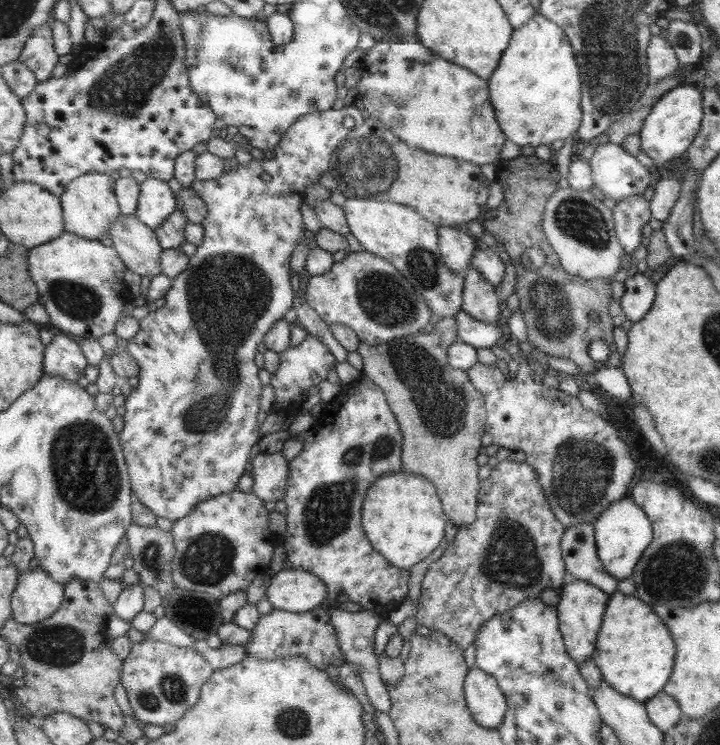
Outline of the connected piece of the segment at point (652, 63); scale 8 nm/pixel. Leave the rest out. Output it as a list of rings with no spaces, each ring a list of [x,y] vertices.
[[[652,35],[646,51],[649,80],[662,80],[677,71],[679,60],[668,40]]]

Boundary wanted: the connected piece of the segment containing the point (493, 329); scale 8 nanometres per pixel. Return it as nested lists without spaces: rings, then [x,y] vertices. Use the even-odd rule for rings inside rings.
[[[465,309],[457,315],[457,318],[461,340],[472,344],[475,348],[494,348],[504,338],[504,328],[500,328],[500,324],[482,322],[482,320],[478,320],[478,318],[474,318],[472,314],[466,312]]]

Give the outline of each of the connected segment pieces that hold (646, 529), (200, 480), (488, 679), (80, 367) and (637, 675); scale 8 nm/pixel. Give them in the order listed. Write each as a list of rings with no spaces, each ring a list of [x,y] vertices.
[[[629,496],[610,504],[600,513],[595,526],[595,543],[597,555],[604,569],[619,581],[631,578],[642,553],[651,543],[653,528],[646,513]]]
[[[357,105],[342,106],[327,111],[311,112],[302,116],[296,121],[294,126],[289,128],[280,146],[275,148],[275,157],[263,159],[253,159],[247,166],[234,163],[231,171],[224,173],[220,178],[212,180],[198,179],[193,188],[208,203],[210,212],[204,226],[206,227],[206,240],[198,247],[197,253],[191,258],[192,262],[180,276],[174,281],[173,288],[163,307],[156,312],[151,312],[147,318],[141,320],[141,330],[138,336],[132,340],[127,340],[127,351],[130,352],[138,364],[141,373],[140,383],[132,389],[130,396],[126,399],[127,412],[125,418],[125,428],[120,433],[122,444],[129,463],[130,474],[133,478],[133,487],[136,492],[136,499],[149,506],[159,517],[168,518],[176,522],[185,519],[197,510],[197,506],[206,500],[222,494],[228,494],[239,488],[242,477],[247,473],[252,458],[254,446],[259,444],[263,438],[262,424],[260,424],[260,412],[262,412],[262,390],[264,383],[261,379],[261,369],[256,362],[258,354],[258,344],[265,342],[266,336],[274,329],[276,324],[285,320],[288,310],[294,308],[296,303],[296,292],[292,286],[291,265],[293,254],[298,245],[306,240],[306,224],[302,216],[302,204],[305,203],[306,190],[312,184],[321,182],[321,178],[333,166],[333,156],[341,144],[350,136],[353,129],[364,126],[364,114]]]
[[[479,666],[471,669],[465,686],[474,718],[486,728],[499,728],[509,711],[509,697],[498,679]]]
[[[61,334],[48,345],[46,352],[46,375],[62,376],[68,380],[80,380],[86,376],[90,362],[82,352],[75,336]]]
[[[615,590],[609,597],[607,607],[597,634],[596,648],[591,659],[597,664],[603,680],[614,690],[642,703],[663,691],[674,666],[675,644],[666,624],[653,611],[653,607],[642,602],[635,594],[626,595]]]

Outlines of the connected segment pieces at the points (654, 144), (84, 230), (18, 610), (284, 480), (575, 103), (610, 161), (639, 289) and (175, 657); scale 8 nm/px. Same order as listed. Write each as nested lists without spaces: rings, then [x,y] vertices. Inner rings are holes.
[[[678,86],[654,103],[650,114],[639,130],[641,150],[652,158],[655,165],[670,163],[673,158],[684,157],[701,127],[703,95],[699,86]]]
[[[91,172],[74,179],[69,190],[61,196],[65,207],[65,225],[68,231],[86,237],[90,240],[98,240],[100,236],[113,230],[114,223],[123,214],[121,204],[117,195],[117,180],[110,174]]]
[[[40,566],[21,574],[21,582],[13,596],[13,618],[22,624],[36,624],[54,616],[65,603],[66,585],[54,580],[48,571]]]
[[[282,451],[271,455],[260,453],[252,465],[256,479],[253,492],[265,501],[285,501],[289,490],[292,464]]]
[[[537,11],[533,18],[520,28],[514,29],[513,42],[508,51],[502,57],[498,70],[489,80],[491,87],[491,99],[497,108],[497,117],[501,121],[507,138],[518,146],[549,146],[556,140],[566,140],[568,136],[574,136],[582,116],[580,108],[580,80],[576,53],[570,48],[570,42],[566,40],[565,31],[556,21],[542,16]]]
[[[620,144],[598,145],[589,165],[594,184],[606,197],[621,201],[629,196],[643,196],[650,185],[650,172]]]
[[[636,273],[623,281],[626,292],[619,300],[626,318],[632,324],[638,324],[654,304],[656,286],[644,273]]]
[[[147,638],[134,645],[131,655],[125,660],[123,670],[123,686],[127,689],[131,707],[138,720],[148,724],[178,724],[185,714],[201,702],[203,688],[216,672],[214,665],[199,651],[198,648],[184,648],[169,642]]]

